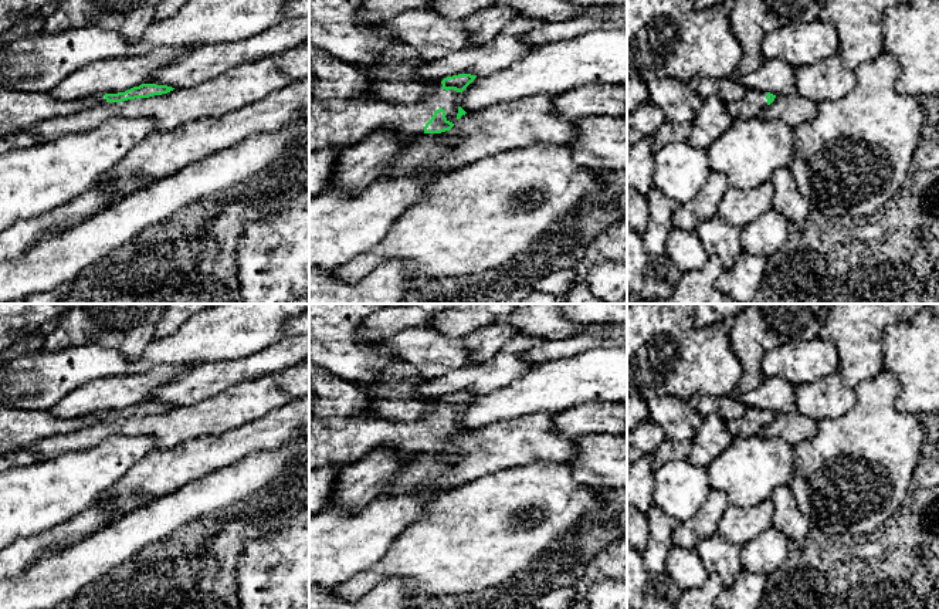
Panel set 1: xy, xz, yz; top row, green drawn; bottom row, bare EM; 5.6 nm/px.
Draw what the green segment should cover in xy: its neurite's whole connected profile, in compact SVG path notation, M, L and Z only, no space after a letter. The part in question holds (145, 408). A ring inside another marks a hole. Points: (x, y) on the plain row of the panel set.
M142 402L125 410L105 412L84 417L62 419L50 410L16 409L0 403L0 456L28 449L31 444L52 436L72 433L99 420L122 420L149 416L173 409L167 403Z

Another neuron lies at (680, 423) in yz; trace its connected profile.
M675 396L648 399L647 406L650 420L661 426L667 440L672 443L692 441L702 424L702 417Z

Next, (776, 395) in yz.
M763 378L762 383L738 397L746 407L759 407L773 413L797 412L794 386L784 378Z

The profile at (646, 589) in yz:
M627 541L627 609L674 609L681 591L667 572L650 572Z

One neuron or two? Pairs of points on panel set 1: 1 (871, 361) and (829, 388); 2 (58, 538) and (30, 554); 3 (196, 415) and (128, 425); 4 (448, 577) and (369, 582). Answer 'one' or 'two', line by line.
1: two
2: one
3: one
4: one

